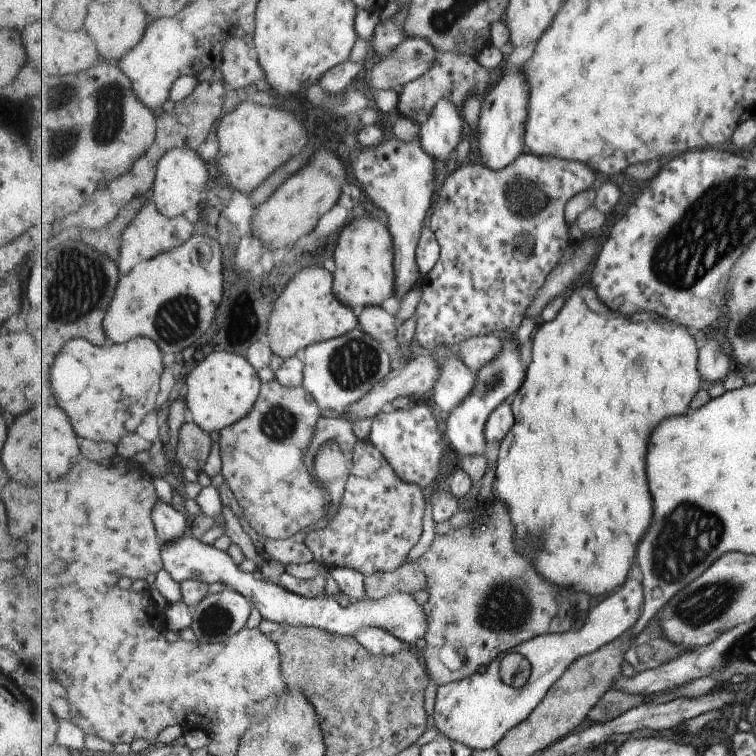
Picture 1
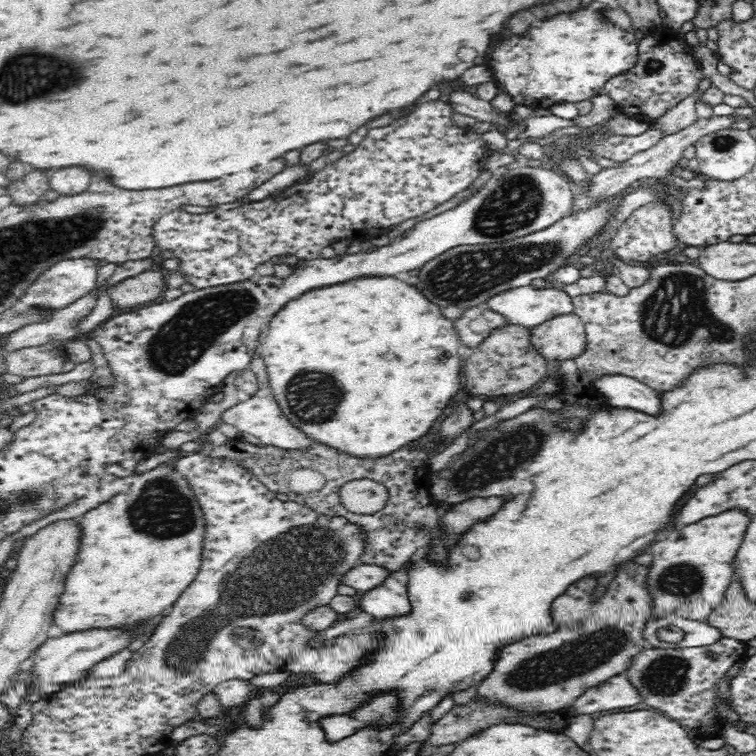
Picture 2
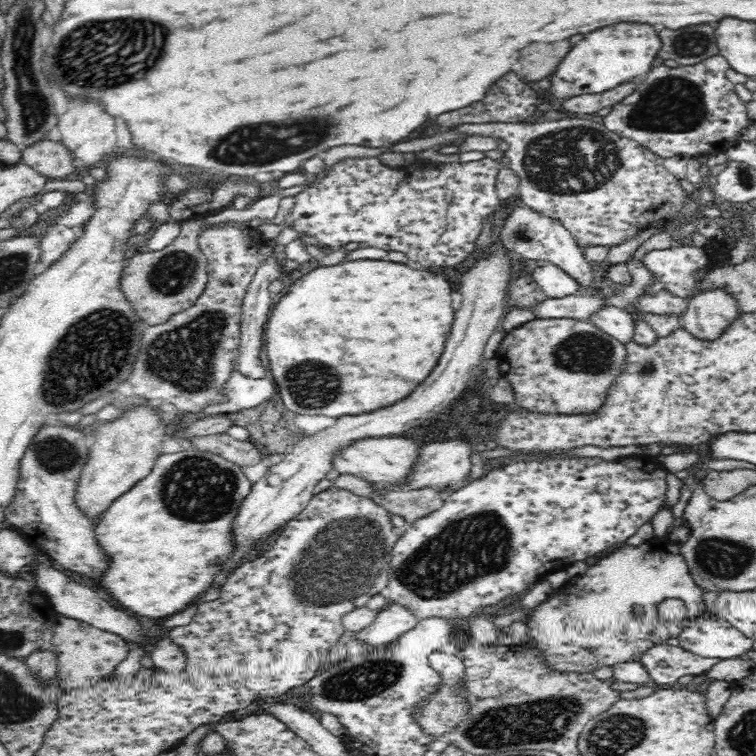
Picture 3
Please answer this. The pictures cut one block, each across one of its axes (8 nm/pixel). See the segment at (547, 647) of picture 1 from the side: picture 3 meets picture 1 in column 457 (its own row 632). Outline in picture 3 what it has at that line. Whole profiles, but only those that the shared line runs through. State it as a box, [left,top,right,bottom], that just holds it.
[677,616,753,660]

